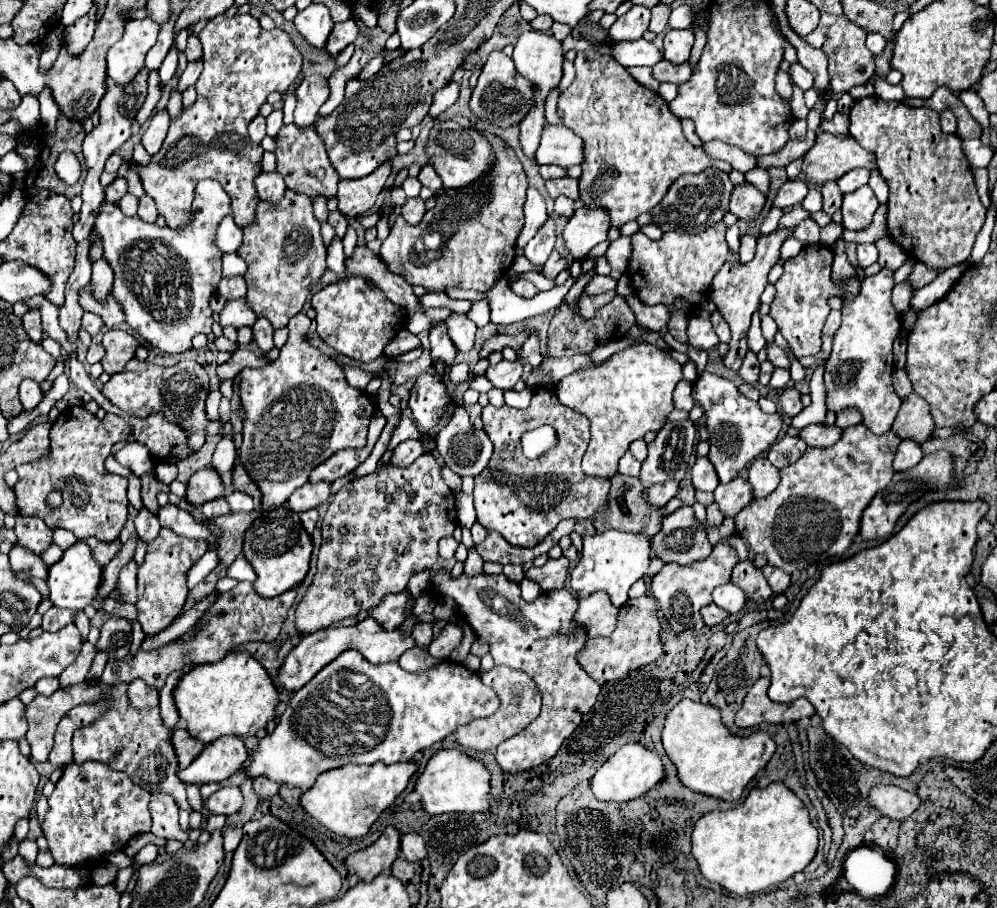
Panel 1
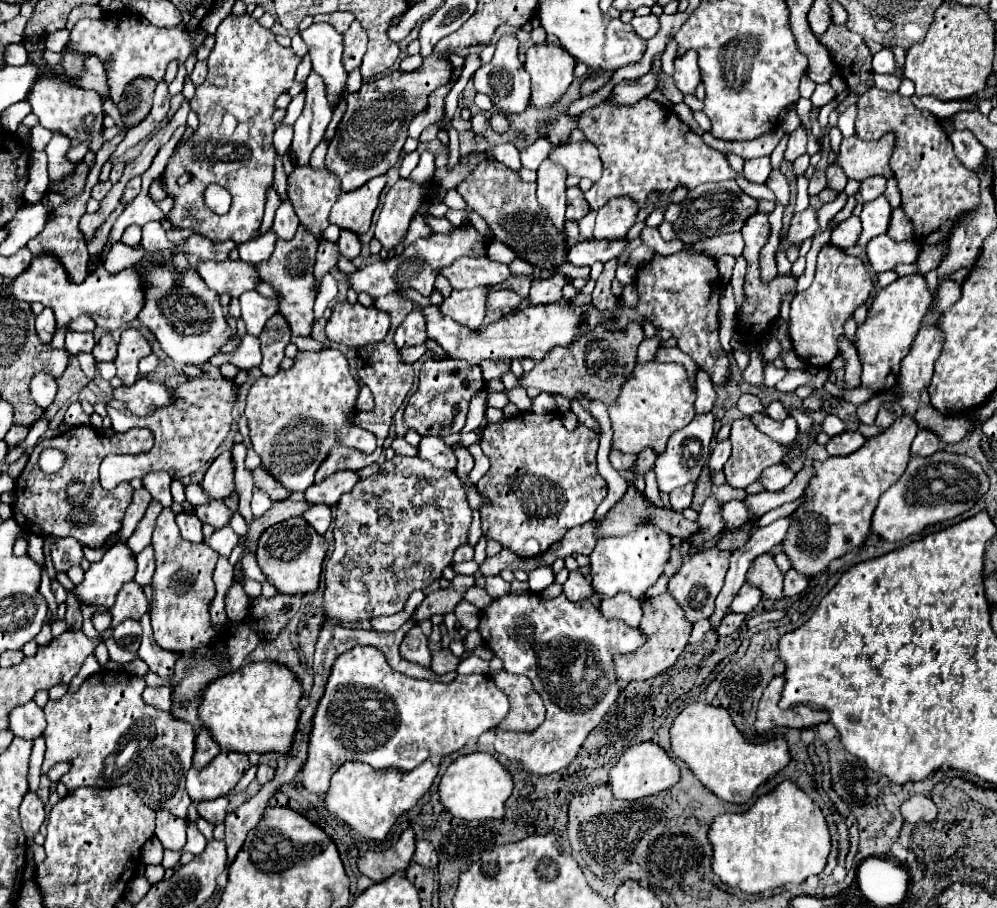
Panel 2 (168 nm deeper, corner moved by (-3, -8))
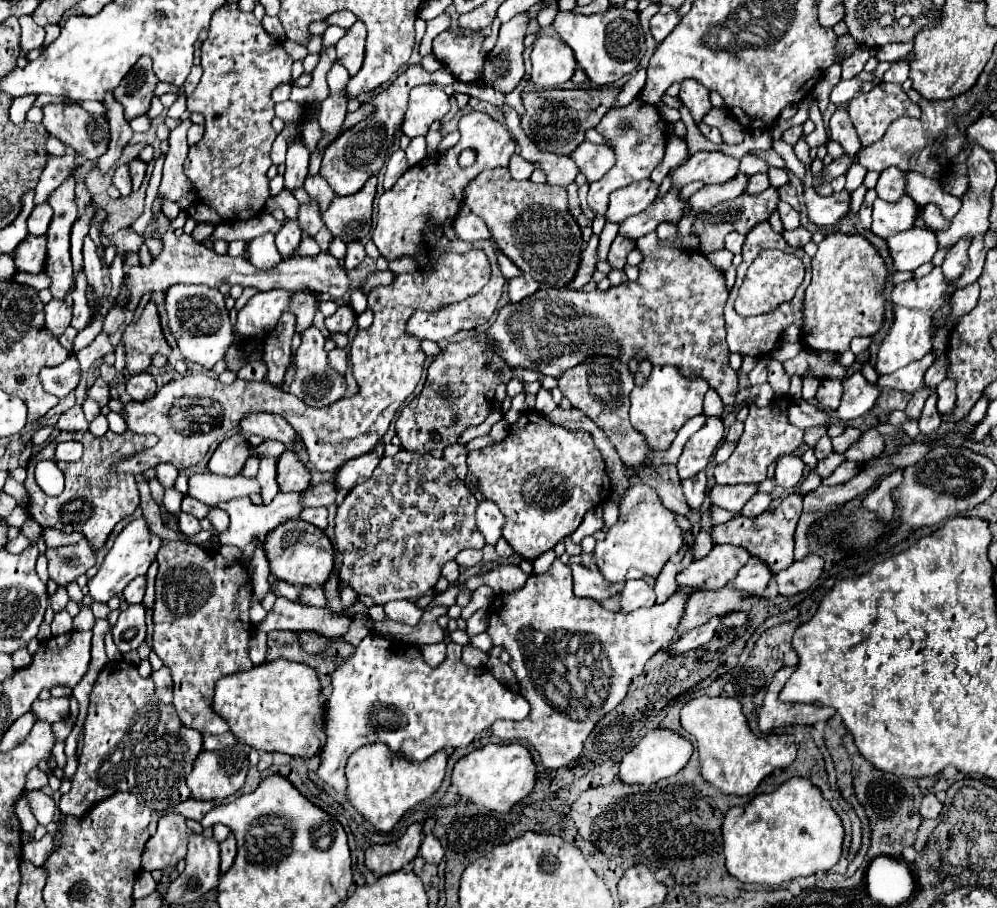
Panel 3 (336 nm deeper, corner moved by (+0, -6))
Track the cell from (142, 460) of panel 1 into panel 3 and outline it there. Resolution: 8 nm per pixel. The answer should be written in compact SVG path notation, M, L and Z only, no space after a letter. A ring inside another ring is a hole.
M157 464L155 466L155 478L159 480L159 484L163 488L171 488L175 484L175 478L177 478L177 468L171 466L171 464Z

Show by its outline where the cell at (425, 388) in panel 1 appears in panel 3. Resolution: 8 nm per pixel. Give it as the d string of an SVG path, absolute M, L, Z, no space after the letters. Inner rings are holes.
M469 336L463 342L457 344L447 344L437 356L435 360L429 364L427 368L427 382L421 390L419 396L415 396L399 414L395 428L397 428L397 436L401 440L401 448L405 450L417 450L417 452L431 452L431 450L443 450L449 444L457 442L457 436L469 428L469 426L477 426L485 420L485 416L491 410L491 402L495 396L495 388L497 384L511 380L511 368L505 366L503 362L497 362L497 358L489 356L489 354L481 354L481 340Z

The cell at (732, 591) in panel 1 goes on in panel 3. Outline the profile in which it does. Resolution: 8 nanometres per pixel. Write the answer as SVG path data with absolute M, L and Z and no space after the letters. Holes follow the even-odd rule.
M749 558L749 562L741 568L737 578L733 580L733 588L747 596L761 596L769 580L771 580L769 570L765 570L765 566L757 562L757 558Z

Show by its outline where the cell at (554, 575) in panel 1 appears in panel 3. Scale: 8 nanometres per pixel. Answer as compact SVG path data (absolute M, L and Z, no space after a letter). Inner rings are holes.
M571 564L573 570L573 594L579 598L593 598L597 602L621 592L621 584L605 584L597 570L589 570L581 564Z

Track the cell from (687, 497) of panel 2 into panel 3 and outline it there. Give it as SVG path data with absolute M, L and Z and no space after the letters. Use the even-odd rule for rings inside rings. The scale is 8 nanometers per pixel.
M705 472L693 476L693 478L687 478L687 480L681 480L681 486L683 486L683 496L687 500L687 504L691 508L699 508L705 500L705 490L707 490L707 478L705 478Z

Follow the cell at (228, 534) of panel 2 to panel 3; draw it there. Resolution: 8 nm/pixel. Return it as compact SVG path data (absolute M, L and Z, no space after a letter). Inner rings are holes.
M277 494L269 506L253 504L249 498L229 500L219 506L231 518L229 528L219 534L219 542L233 544L237 548L245 548L255 534L265 536L277 524L297 518L301 512L299 494Z

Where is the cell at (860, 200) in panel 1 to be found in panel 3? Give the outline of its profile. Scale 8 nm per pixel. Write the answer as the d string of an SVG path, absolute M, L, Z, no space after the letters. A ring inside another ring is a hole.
M903 196L897 202L885 202L877 198L873 204L871 230L881 238L887 238L889 234L899 234L913 226L915 214L917 214L917 204L909 196Z

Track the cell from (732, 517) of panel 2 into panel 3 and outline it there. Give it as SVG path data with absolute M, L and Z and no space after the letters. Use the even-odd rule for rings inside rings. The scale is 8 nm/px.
M753 494L753 498L743 506L741 514L743 516L749 516L749 518L755 518L759 514L763 514L771 504L771 496L769 494Z

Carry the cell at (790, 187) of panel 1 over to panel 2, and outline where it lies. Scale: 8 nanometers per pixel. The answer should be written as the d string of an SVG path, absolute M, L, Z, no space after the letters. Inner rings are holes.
M814 170L814 174L812 174L812 178L810 178L810 196L814 196L814 194L820 194L824 188L826 188L826 174L824 174L824 170Z

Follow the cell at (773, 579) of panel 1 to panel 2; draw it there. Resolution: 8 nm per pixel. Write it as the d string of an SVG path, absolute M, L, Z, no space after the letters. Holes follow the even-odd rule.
M792 568L792 570L788 570L783 581L784 596L791 598L796 595L800 595L807 589L809 580L810 578L808 578L808 576L804 576L804 574L796 572L794 568Z

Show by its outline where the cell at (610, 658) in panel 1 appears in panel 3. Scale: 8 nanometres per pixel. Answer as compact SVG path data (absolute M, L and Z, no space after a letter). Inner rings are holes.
M731 584L725 586L725 590L717 590L717 592L709 592L709 594L705 594L705 592L689 594L689 598L685 602L685 612L679 620L675 636L671 638L671 644L677 642L689 630L705 624L713 614L733 612L733 608L739 602L743 602L743 598L741 598L741 594L733 594Z

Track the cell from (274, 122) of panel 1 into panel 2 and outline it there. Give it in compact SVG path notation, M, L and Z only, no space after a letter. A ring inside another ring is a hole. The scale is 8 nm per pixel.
M300 92L298 96L292 98L292 102L290 102L290 106L288 106L288 114L286 114L286 118L282 120L282 124L294 124L294 120L300 116L302 108L304 108L304 92Z

